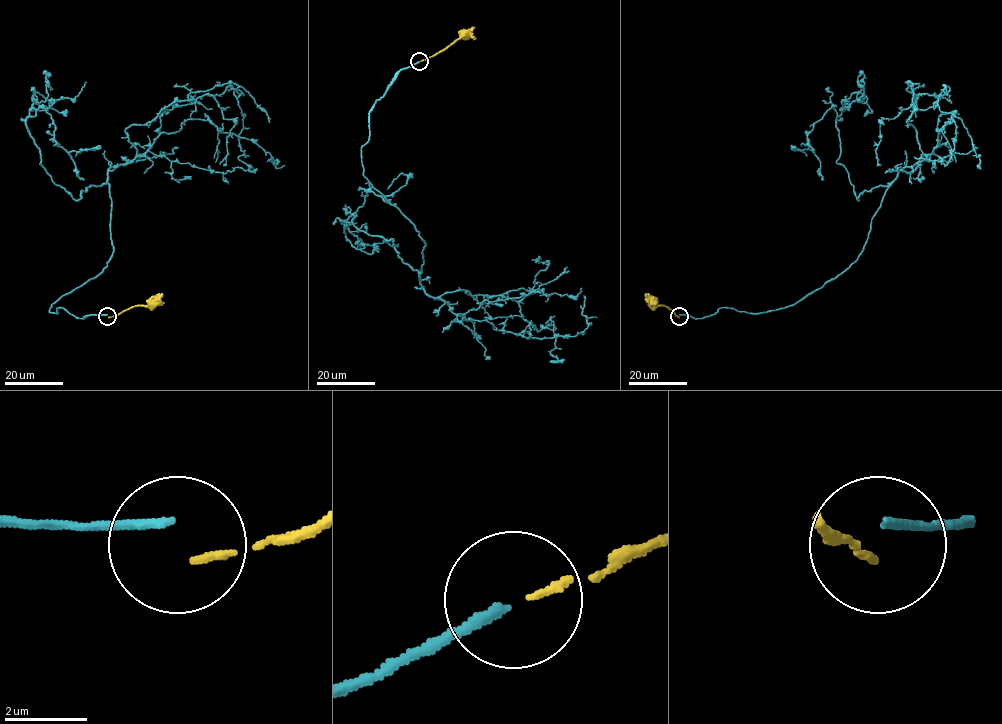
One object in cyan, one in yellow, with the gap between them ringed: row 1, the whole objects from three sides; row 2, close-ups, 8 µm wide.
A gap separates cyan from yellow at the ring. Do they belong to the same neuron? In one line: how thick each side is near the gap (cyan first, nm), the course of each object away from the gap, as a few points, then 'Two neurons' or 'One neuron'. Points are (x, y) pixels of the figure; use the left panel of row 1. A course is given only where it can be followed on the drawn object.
Thickness 280 nm (cyan) against 170 nm. Course of cyan: (107, 315), (49, 309), (110, 259), (108, 170), (137, 154), (126, 129), (232, 86), (238, 157), (252, 168). Course of yellow: (108, 317), (154, 302). Two neurons

